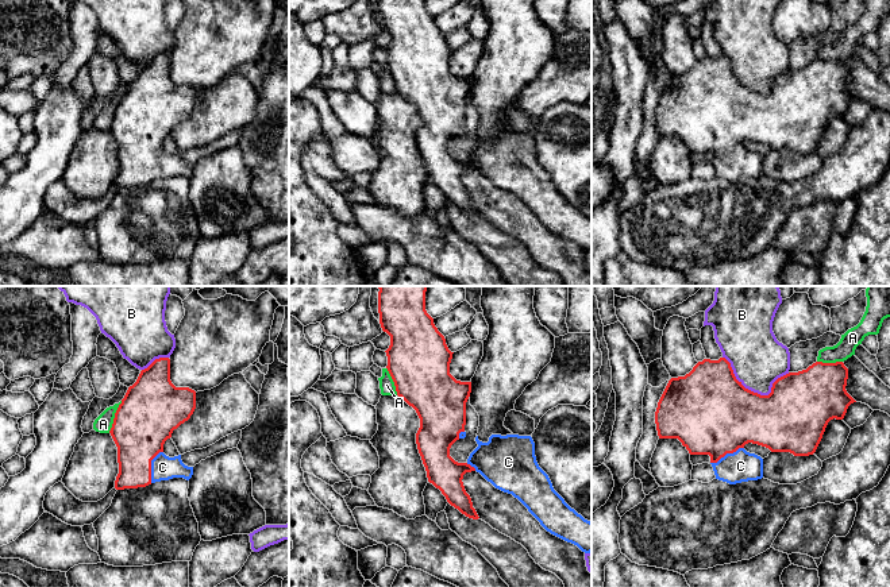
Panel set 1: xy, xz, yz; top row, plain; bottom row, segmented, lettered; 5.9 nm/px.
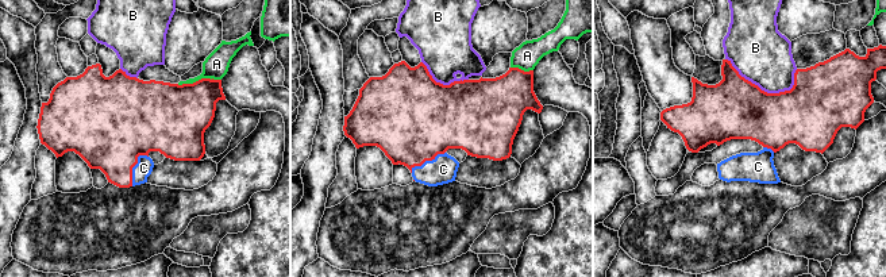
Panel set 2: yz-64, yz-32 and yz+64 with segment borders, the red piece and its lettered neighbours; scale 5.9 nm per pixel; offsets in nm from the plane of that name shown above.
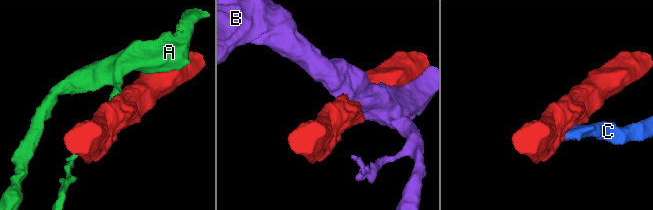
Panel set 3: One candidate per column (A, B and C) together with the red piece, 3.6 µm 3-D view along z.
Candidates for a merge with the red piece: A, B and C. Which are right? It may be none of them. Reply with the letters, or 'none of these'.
C

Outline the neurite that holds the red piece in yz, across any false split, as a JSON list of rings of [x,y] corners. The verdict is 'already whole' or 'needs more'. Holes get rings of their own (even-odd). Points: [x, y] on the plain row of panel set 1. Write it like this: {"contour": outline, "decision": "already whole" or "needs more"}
{"contour": [[[725,55],[704,57],[685,74],[671,76],[658,100],[655,121],[659,136],[678,136],[690,152],[709,152],[716,177],[736,182],[763,175],[763,157],[744,147],[748,140],[768,146],[771,150],[790,150],[794,154],[813,152],[828,120],[843,117],[851,101],[856,100],[845,88],[848,66],[843,59],[816,59],[806,67],[778,76],[768,93],[745,86],[733,72]]], "decision": "needs more"}

